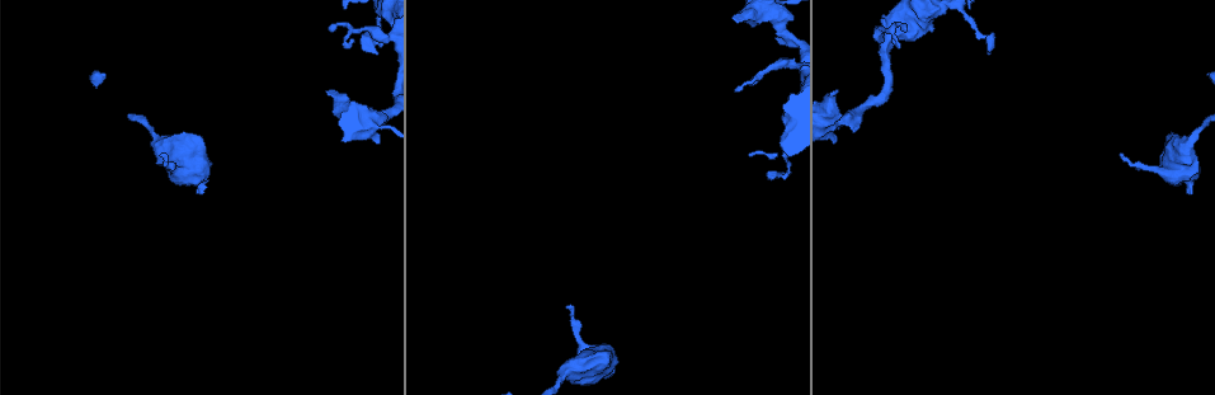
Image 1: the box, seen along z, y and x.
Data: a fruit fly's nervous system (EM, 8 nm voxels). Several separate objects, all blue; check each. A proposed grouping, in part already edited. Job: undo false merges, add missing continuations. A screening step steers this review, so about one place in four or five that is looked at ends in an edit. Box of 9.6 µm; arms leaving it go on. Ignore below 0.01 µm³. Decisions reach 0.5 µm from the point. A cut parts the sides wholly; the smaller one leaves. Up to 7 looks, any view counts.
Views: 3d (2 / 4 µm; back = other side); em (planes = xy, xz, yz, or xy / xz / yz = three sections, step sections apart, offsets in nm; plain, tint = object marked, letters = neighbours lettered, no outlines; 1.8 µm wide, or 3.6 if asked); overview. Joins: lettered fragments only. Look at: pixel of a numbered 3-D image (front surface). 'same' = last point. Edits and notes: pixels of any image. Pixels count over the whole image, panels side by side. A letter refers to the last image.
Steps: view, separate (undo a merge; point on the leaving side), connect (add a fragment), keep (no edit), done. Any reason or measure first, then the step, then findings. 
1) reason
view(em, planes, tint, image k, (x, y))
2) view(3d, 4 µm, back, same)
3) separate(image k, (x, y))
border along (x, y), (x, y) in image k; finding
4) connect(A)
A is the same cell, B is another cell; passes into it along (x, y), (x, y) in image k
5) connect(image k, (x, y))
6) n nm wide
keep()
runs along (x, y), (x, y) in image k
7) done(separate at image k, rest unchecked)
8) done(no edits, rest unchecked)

branch stops here
view(3d, 4 µm, image 1, (199, 193))

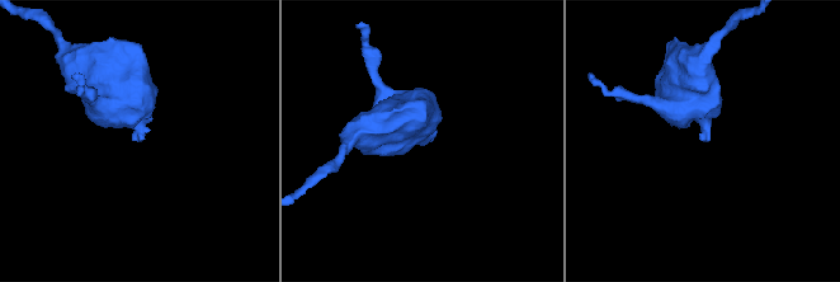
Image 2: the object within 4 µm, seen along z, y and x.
view(em, 3.6 µm, xy, step 4, tint, image 2, (705, 141))

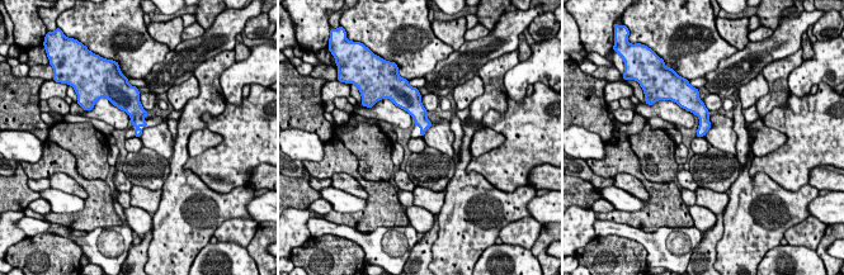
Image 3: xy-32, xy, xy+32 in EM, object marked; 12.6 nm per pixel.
another direction
view(em, 3.6 µm, xz, step 16, letters, same)

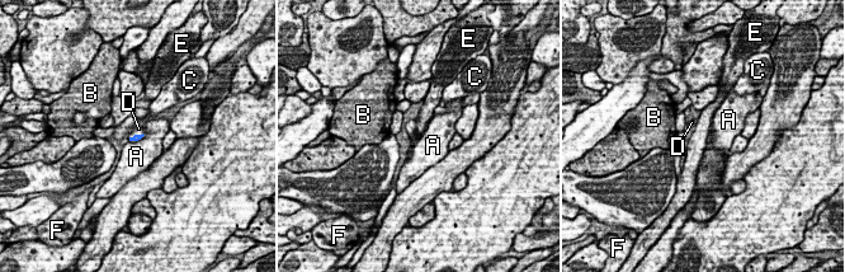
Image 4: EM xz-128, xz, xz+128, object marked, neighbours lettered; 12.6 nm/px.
connect(D)
D is the same cell, A, B, C, E and F are other cells; passes into it along (136, 137), (136, 134), (138, 130) in image 4; the neuron continues

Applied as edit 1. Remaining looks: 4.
view(overview)

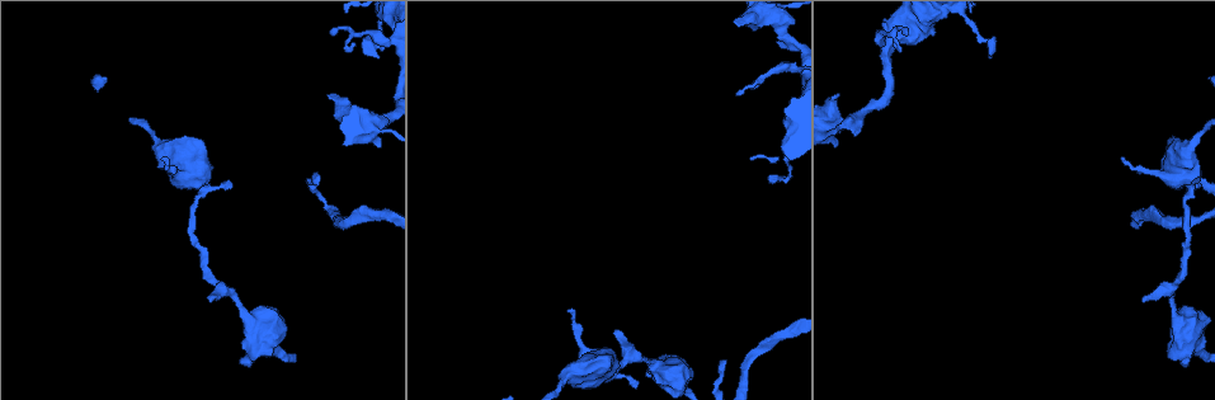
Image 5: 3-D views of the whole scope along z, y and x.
tapers out
view(em, xy, step 8, tint, image 5, (568, 309))

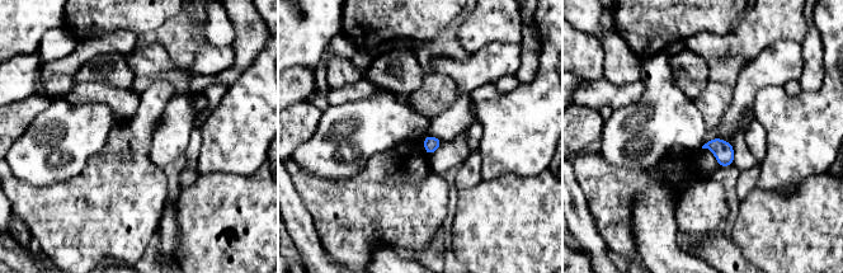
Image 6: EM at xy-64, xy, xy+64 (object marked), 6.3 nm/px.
see the neighbours
view(em, xy, step 8, letters, same)

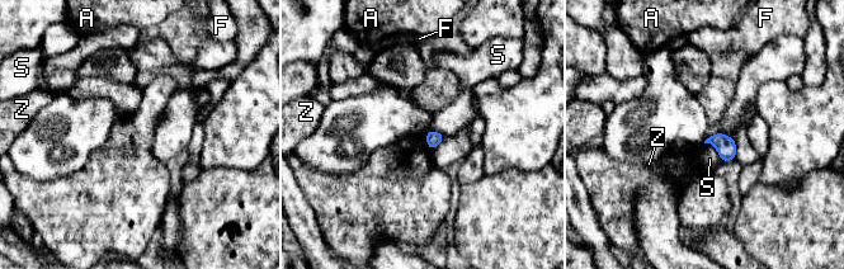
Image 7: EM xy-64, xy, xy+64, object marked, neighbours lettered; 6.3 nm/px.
keep()
A, F, S and Z are other cells; border along (703, 142), (710, 142), (721, 160) in image 7; none of them fits

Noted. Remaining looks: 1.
thin end
view(em, 3.6 µm, planes, letters, image 5, (614, 329))

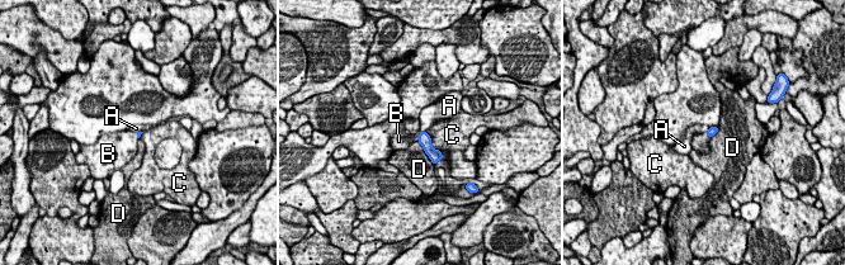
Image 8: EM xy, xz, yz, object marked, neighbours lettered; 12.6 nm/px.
connect(B)
B is the same cell, A, C and D are other cells; passes into it along (424, 138), (419, 137), (400, 141) in image 8; the neuron continues

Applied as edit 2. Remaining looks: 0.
done(connect at image 4, connect at image 8, rest unchecked)

